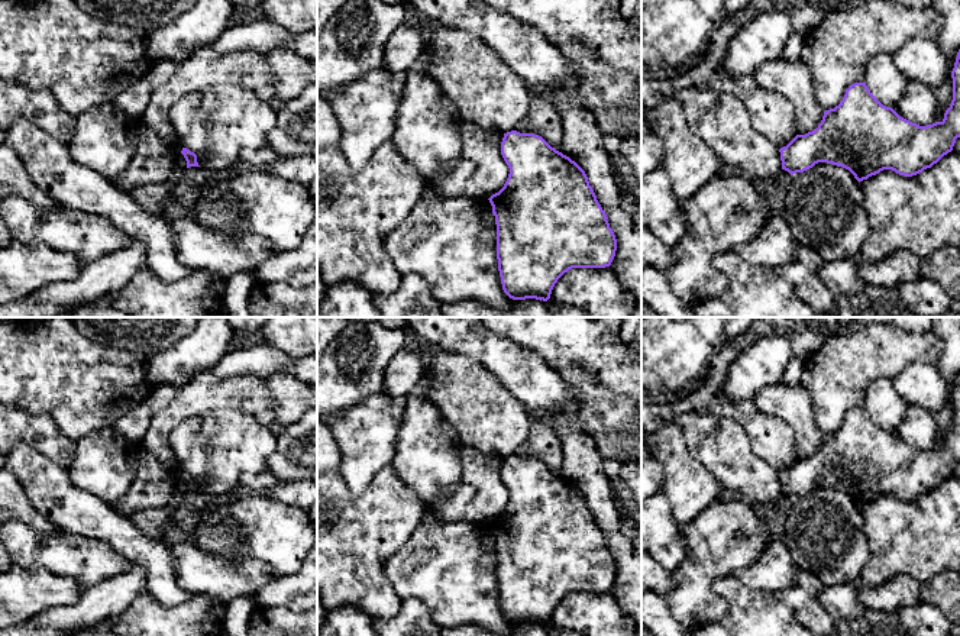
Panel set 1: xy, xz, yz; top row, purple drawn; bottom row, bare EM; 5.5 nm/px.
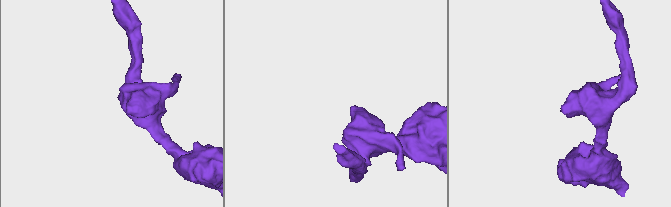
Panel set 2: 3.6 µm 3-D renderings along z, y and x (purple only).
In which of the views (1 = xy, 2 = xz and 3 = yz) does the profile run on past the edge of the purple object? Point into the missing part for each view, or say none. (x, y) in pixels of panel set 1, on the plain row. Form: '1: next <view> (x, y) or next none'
1: next none
2: next none
3: next none

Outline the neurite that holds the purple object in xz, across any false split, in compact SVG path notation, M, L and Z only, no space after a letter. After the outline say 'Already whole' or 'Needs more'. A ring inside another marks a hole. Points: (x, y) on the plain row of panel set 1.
M504 458L501 480L510 498L504 511L488 524L495 540L504 617L513 624L547 626L557 604L569 594L610 591L617 564L585 495L534 458Z. Already whole

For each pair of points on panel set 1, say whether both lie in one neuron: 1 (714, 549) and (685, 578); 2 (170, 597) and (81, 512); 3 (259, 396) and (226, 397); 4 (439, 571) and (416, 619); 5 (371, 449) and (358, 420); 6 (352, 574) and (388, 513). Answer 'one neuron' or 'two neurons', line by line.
1: one neuron
2: one neuron
3: one neuron
4: two neurons
5: one neuron
6: one neuron

